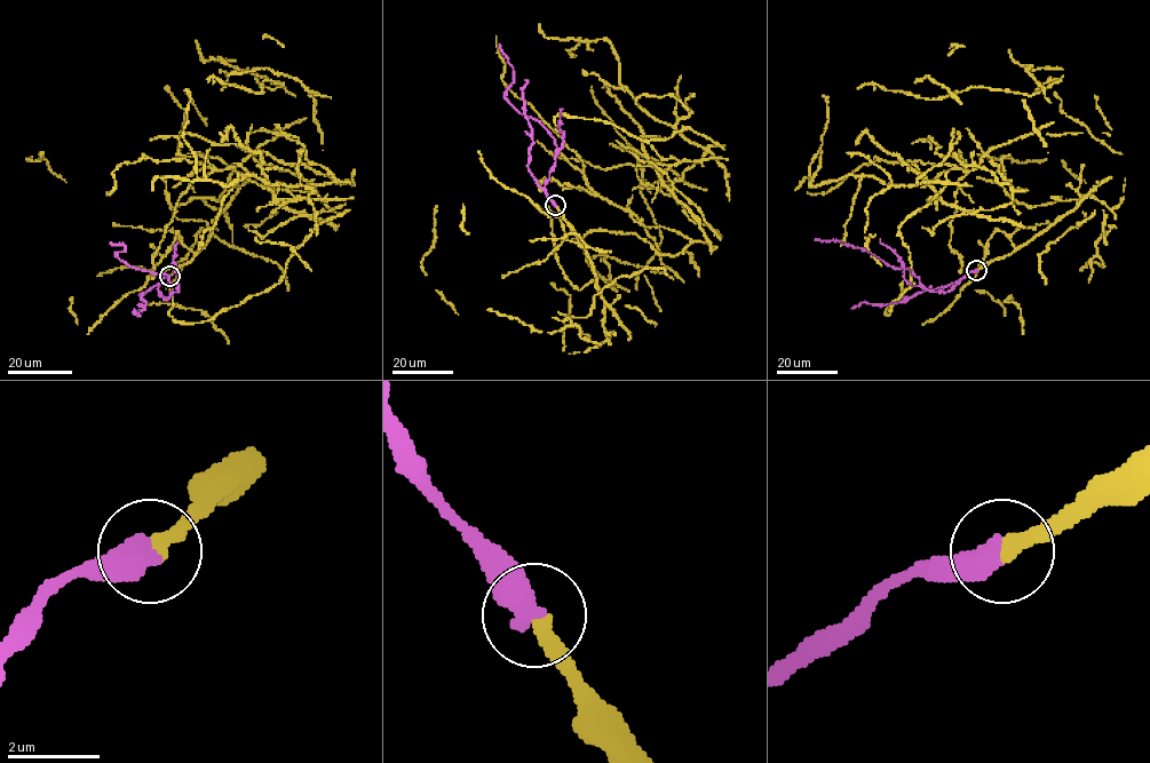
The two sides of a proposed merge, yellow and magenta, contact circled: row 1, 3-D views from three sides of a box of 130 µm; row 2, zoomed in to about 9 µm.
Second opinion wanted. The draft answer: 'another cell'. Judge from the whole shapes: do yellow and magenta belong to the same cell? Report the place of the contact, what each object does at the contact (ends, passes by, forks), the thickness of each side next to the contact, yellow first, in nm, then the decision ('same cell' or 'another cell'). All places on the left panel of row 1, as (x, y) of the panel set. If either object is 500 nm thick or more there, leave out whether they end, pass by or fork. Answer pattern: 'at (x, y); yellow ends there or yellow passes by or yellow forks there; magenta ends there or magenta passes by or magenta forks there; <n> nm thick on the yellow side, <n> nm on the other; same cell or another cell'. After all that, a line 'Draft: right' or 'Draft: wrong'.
at (169, 276); 360 nm thick on the yellow side, 600 nm on the other; same cell
Draft: wrong

